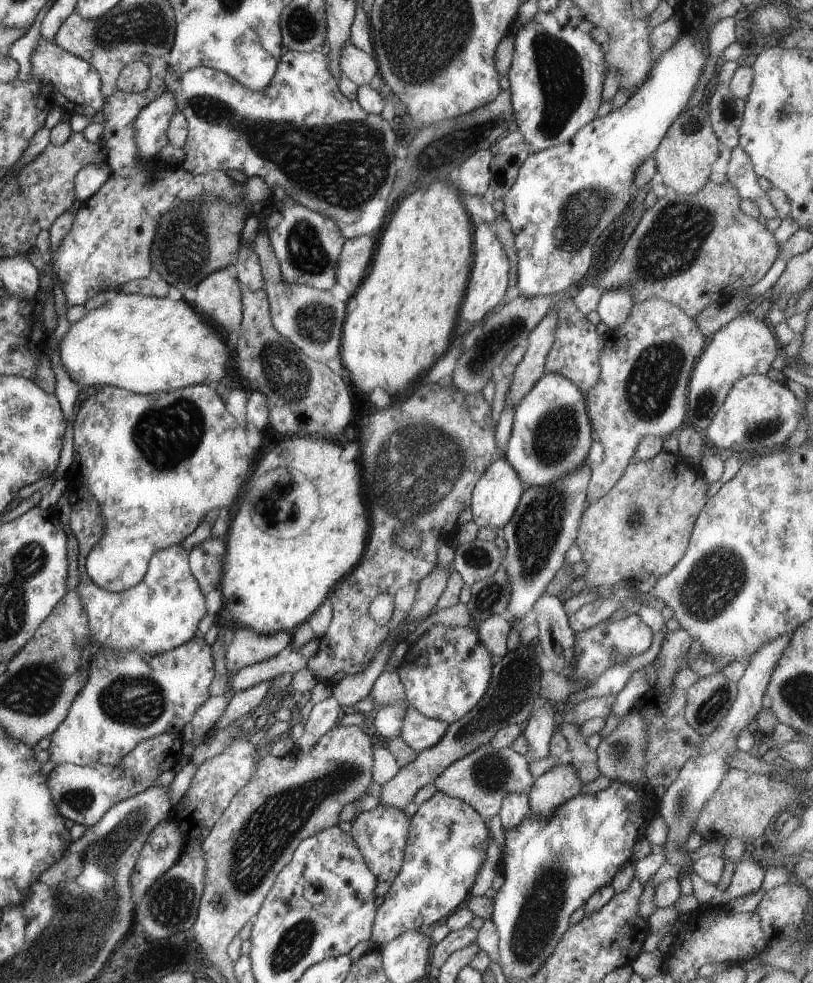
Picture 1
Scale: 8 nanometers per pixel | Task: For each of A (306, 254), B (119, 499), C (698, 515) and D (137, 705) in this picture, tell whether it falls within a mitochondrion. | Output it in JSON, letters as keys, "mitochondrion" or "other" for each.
{"A":"mitochondrion","B":"other","C":"other","D":"mitochondrion"}

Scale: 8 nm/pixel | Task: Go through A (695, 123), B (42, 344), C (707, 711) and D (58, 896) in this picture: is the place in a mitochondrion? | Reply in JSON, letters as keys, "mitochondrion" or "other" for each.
{"A":"mitochondrion","B":"other","C":"mitochondrion","D":"mitochondrion"}

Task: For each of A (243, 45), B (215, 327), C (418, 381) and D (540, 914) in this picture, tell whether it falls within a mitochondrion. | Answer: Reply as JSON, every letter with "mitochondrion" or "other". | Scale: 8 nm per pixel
{"A":"other","B":"other","C":"other","D":"mitochondrion"}

